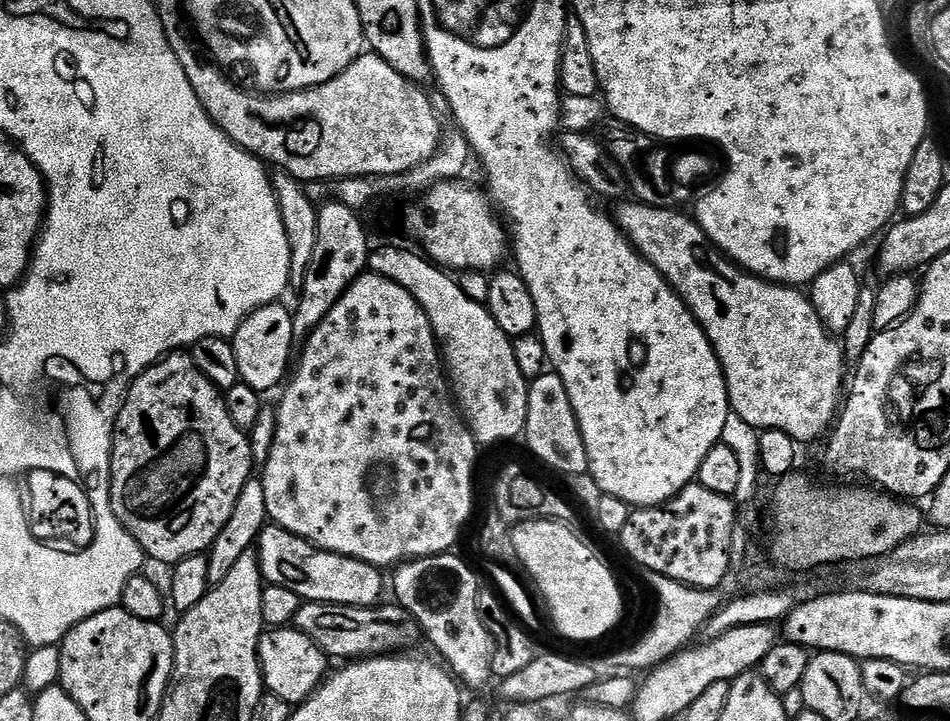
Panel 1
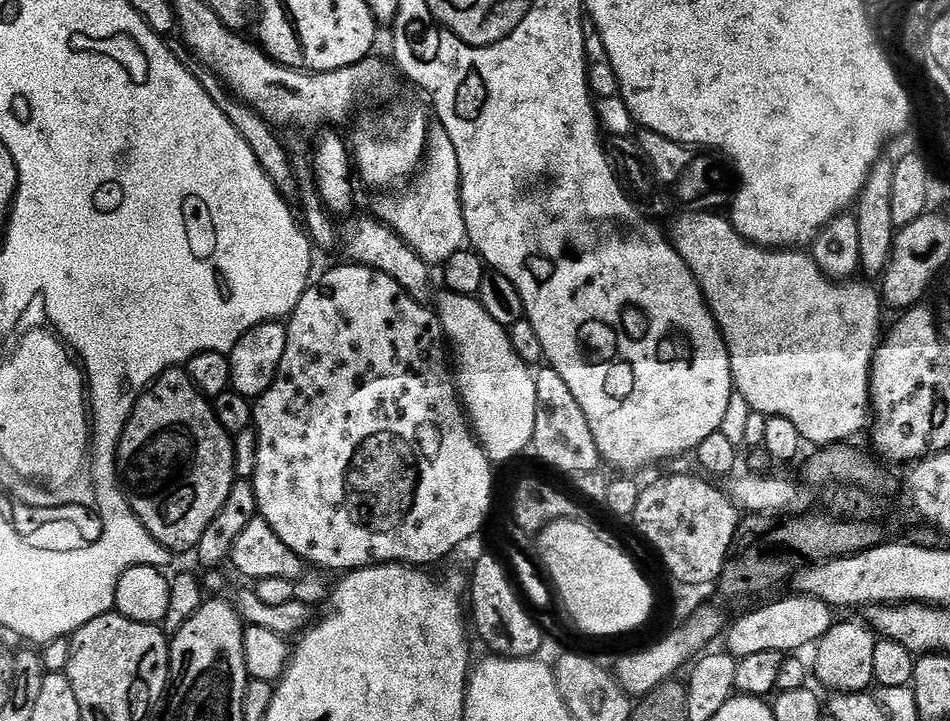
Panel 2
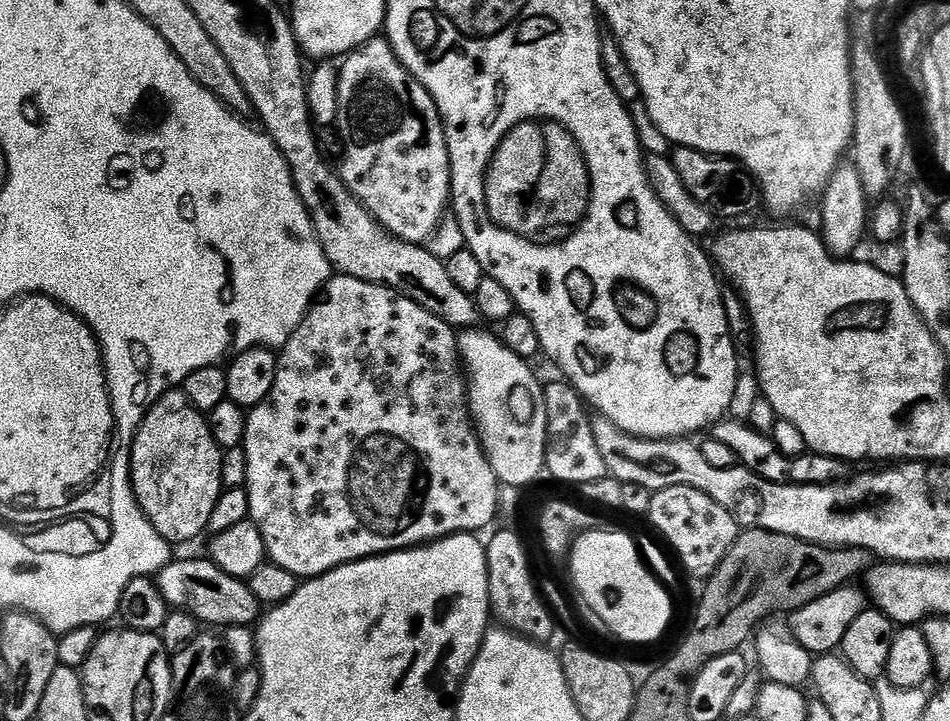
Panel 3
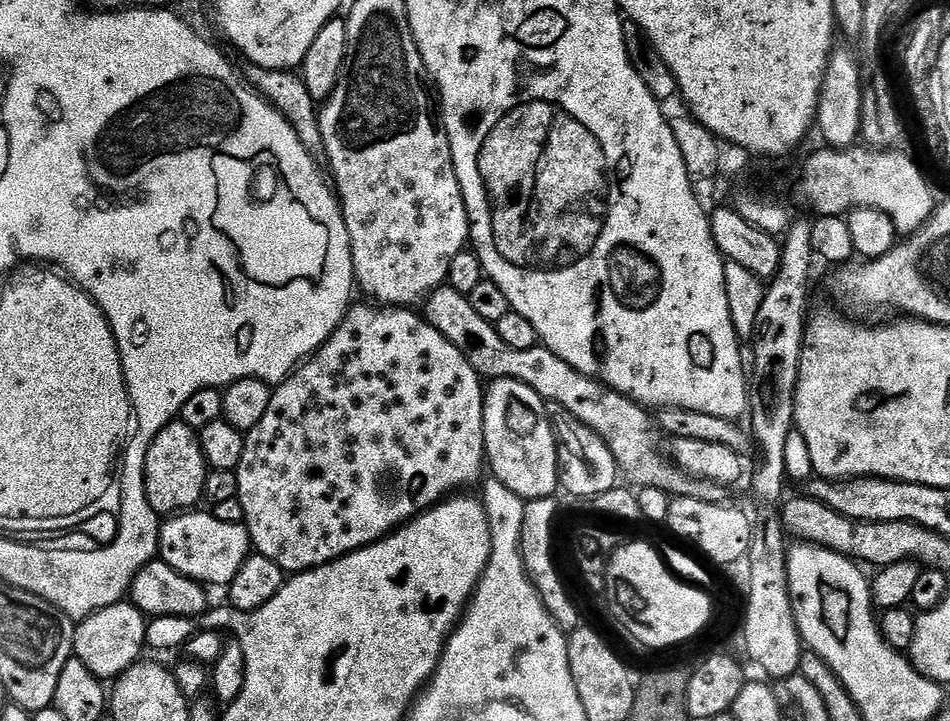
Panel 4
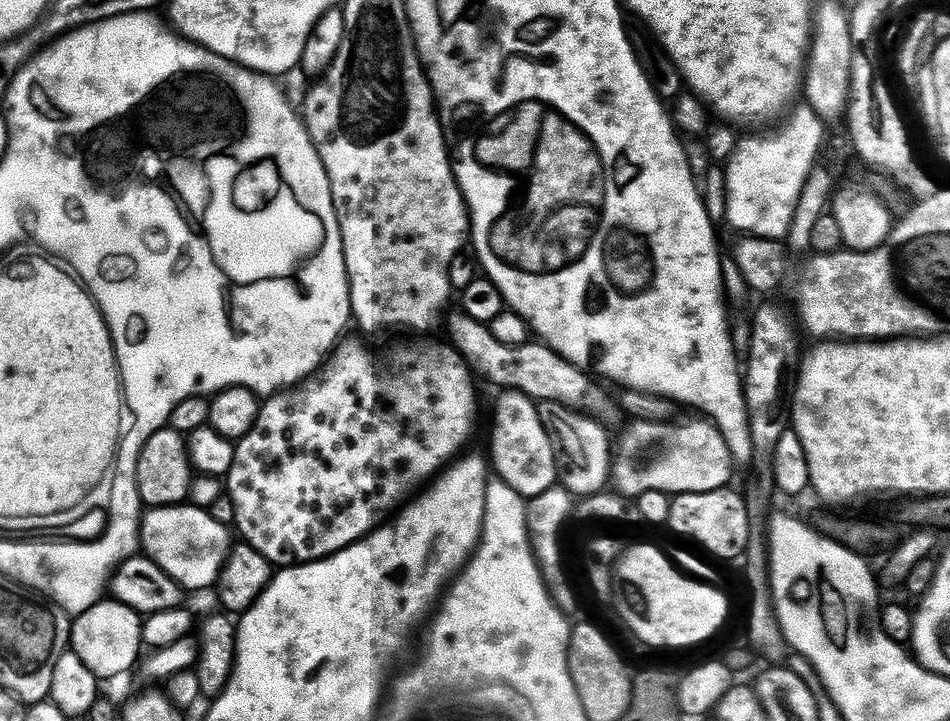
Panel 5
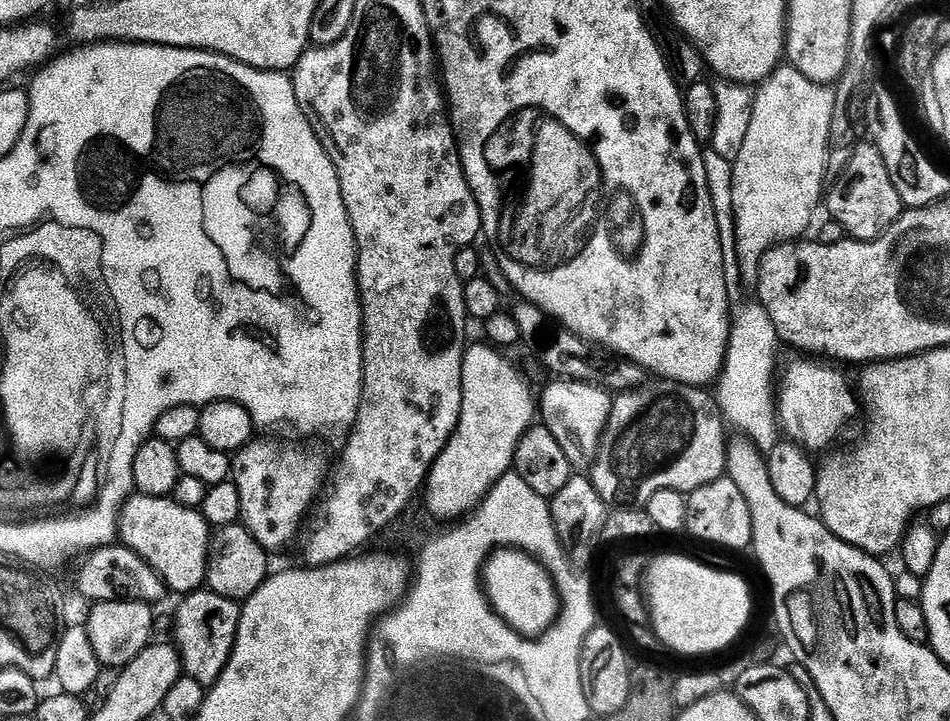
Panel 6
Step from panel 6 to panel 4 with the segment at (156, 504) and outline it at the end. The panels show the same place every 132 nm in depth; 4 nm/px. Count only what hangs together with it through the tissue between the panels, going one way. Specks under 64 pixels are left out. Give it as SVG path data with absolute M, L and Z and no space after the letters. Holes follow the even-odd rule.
M189 510L173 515L161 523L159 559L178 570L178 574L188 576L205 586L227 586L232 583L234 574L242 570L250 554L252 540L243 524L218 522L218 518L211 511L200 511Z

